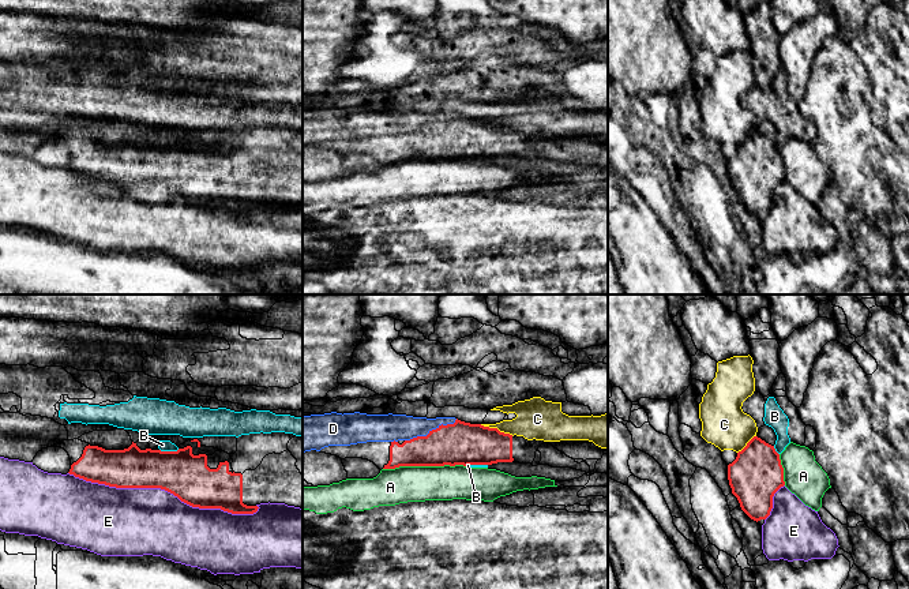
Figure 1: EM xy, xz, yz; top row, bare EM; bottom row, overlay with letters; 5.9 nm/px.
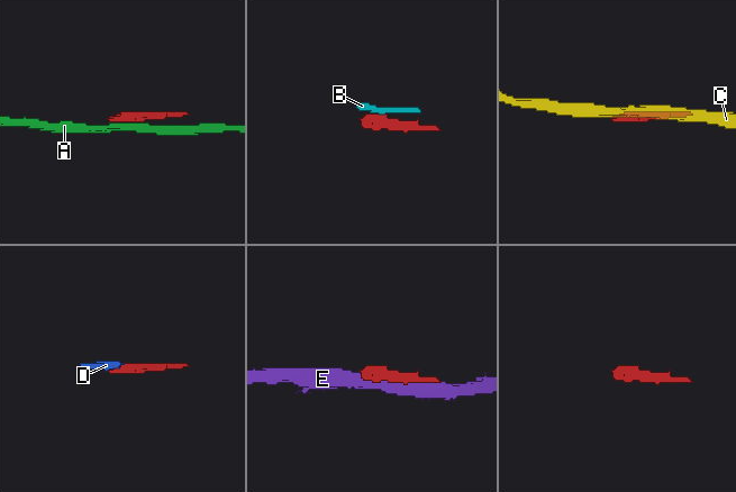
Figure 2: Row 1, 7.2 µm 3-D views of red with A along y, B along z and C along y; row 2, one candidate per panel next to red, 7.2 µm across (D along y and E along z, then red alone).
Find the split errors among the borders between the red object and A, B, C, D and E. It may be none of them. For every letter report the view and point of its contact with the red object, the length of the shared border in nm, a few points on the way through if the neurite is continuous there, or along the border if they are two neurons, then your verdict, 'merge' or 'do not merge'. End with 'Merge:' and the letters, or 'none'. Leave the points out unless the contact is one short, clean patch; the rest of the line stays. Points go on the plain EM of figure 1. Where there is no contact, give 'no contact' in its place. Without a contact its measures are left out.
A: meets red in xz at (424, 160); contact 500 nm long; do not merge
B: meets red in xy at (169, 146); contact 120 nm long; border along xy (179, 143), (160, 145); do not merge
C: meets red in xz at (496, 123); contact 220 nm long; do not merge
D: meets red in xz at (432, 124); contact 340 nm long; merge
E: meets red in xy at (164, 183); contact 1150 nm long; do not merge
Merge: D

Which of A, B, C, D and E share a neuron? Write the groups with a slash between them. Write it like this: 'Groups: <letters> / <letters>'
Groups: A / B / C / D / E

